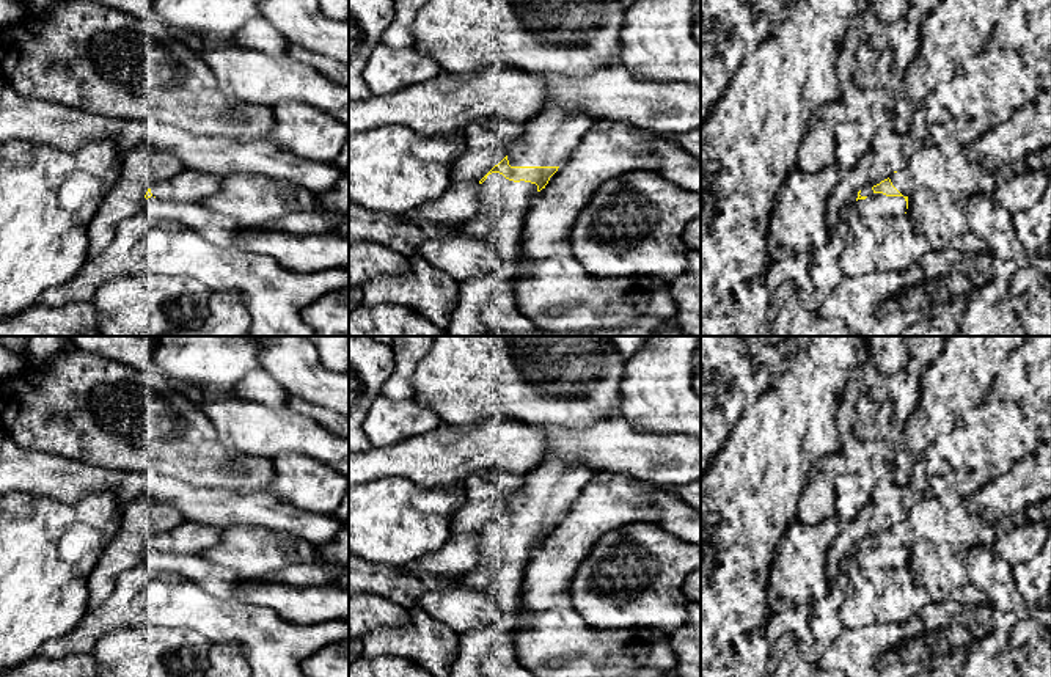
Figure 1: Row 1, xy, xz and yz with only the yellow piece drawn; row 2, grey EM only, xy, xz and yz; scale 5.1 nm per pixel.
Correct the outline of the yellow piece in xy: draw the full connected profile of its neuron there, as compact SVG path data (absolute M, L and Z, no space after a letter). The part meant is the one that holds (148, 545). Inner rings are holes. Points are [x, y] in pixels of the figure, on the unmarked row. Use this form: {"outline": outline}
{"outline": "M185 521L173 531L148 540L145 550L156 548L163 553L203 554L218 545L222 529L212 525Z"}

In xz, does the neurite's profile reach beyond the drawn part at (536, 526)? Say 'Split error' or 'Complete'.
Split error

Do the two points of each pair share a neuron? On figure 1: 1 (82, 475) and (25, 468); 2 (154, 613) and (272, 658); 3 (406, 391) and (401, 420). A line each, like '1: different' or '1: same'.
1: same
2: same
3: different

